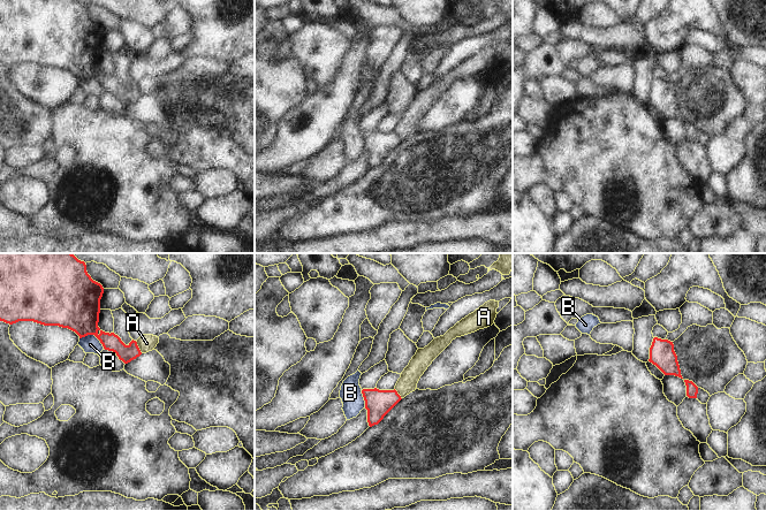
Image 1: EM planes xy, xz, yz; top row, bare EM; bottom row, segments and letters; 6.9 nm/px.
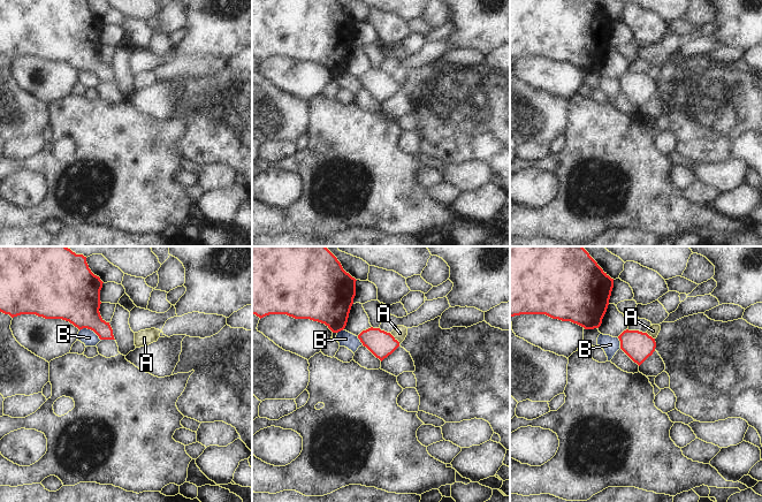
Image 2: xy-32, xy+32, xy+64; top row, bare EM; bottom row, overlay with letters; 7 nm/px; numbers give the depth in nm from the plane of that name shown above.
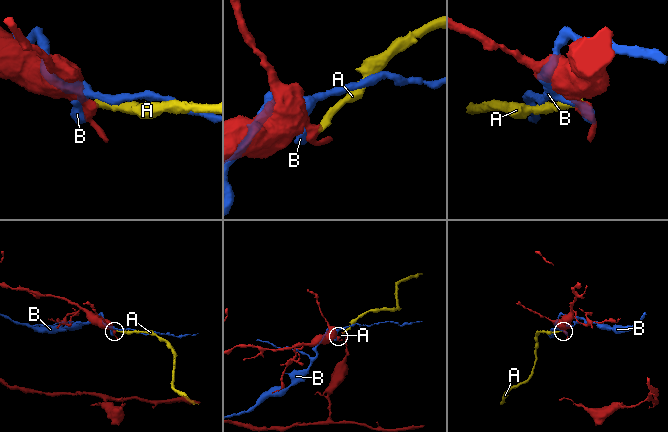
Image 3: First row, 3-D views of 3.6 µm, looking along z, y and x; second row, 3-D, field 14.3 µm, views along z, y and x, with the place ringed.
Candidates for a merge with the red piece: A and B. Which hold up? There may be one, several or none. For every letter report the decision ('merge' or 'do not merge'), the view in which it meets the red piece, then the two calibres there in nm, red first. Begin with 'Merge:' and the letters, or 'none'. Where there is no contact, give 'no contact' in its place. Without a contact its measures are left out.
Merge: none
A: do not merge; contact in xy; calibres 120 and 120 nm
B: do not merge; contact in xy; calibres 360 and 120 nm

